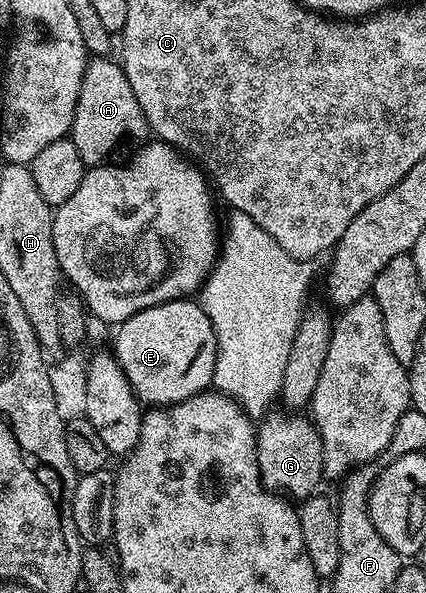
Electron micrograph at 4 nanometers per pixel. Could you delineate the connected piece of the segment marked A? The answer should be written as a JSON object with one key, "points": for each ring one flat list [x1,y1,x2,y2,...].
{"points":[[97,56,88,61,77,108,74,110,69,137,74,148,80,153,83,164,89,168,104,163,108,159,107,154,123,136,141,138,149,132,141,104,129,85,122,65,111,60]]}

